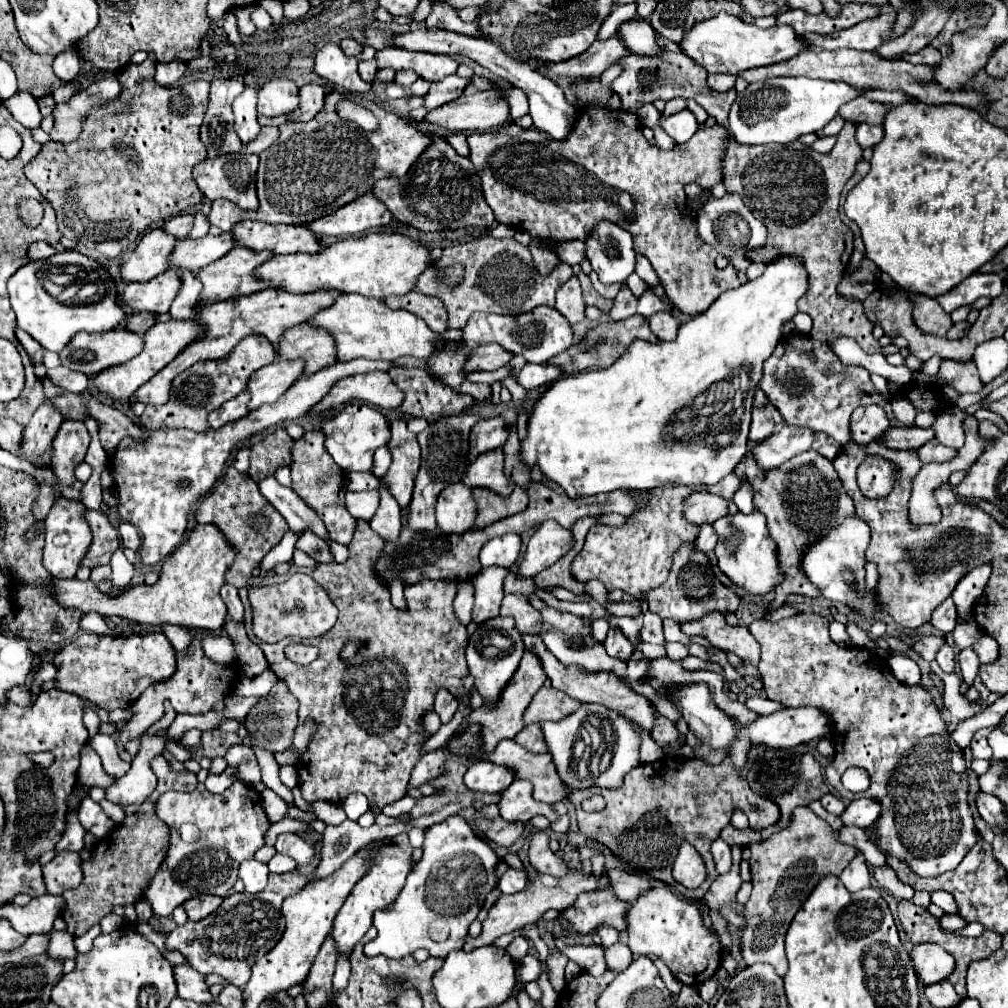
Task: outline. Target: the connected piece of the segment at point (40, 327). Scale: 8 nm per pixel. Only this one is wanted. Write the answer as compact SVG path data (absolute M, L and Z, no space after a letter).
M79 251L57 253L51 259L35 261L21 267L9 279L11 307L17 315L17 325L23 331L27 331L35 341L39 341L47 351L55 351L55 353L59 353L79 331L97 333L97 331L123 327L127 321L127 313L119 305L115 287L105 287L103 293L95 293L93 301L67 301L75 297L79 289L87 283L105 285L105 271L107 271L105 267L81 255Z

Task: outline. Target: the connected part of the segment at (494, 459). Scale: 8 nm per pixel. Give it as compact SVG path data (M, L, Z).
M501 447L479 455L475 463L467 467L463 483L471 487L487 487L499 495L509 495L515 489L515 483L509 481L503 473L503 459L505 457Z

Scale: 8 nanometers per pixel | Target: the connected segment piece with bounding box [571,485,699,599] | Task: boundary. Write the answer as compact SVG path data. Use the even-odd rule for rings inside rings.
M691 485L655 489L651 495L647 495L645 505L639 507L635 515L627 517L625 525L591 527L583 549L571 563L571 575L583 583L589 579L599 579L607 591L621 589L635 599L645 597L647 591L659 587L667 579L675 551L685 543L693 543L699 535L699 527L687 523L683 515L685 499L697 489L695 485L693 491Z

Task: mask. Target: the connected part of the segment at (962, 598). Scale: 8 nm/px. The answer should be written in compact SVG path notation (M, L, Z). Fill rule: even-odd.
M985 563L985 565L979 565L975 569L971 569L971 573L963 575L963 579L959 579L951 599L955 601L955 607L957 607L957 613L959 617L971 621L971 611L973 611L973 605L975 601L979 599L979 595L983 593L987 581L989 581L989 575L991 575L991 565Z

